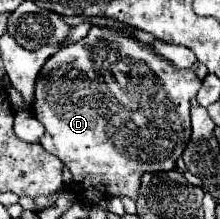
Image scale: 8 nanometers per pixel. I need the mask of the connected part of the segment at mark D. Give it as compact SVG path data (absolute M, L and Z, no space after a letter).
M92 25L84 39L58 49L38 73L32 113L46 129L40 145L64 161L72 171L76 189L92 185L108 197L126 195L136 199L142 173L170 171L176 167L174 161L182 155L190 139L190 101L200 87L202 79L192 69L174 67L134 37Z

